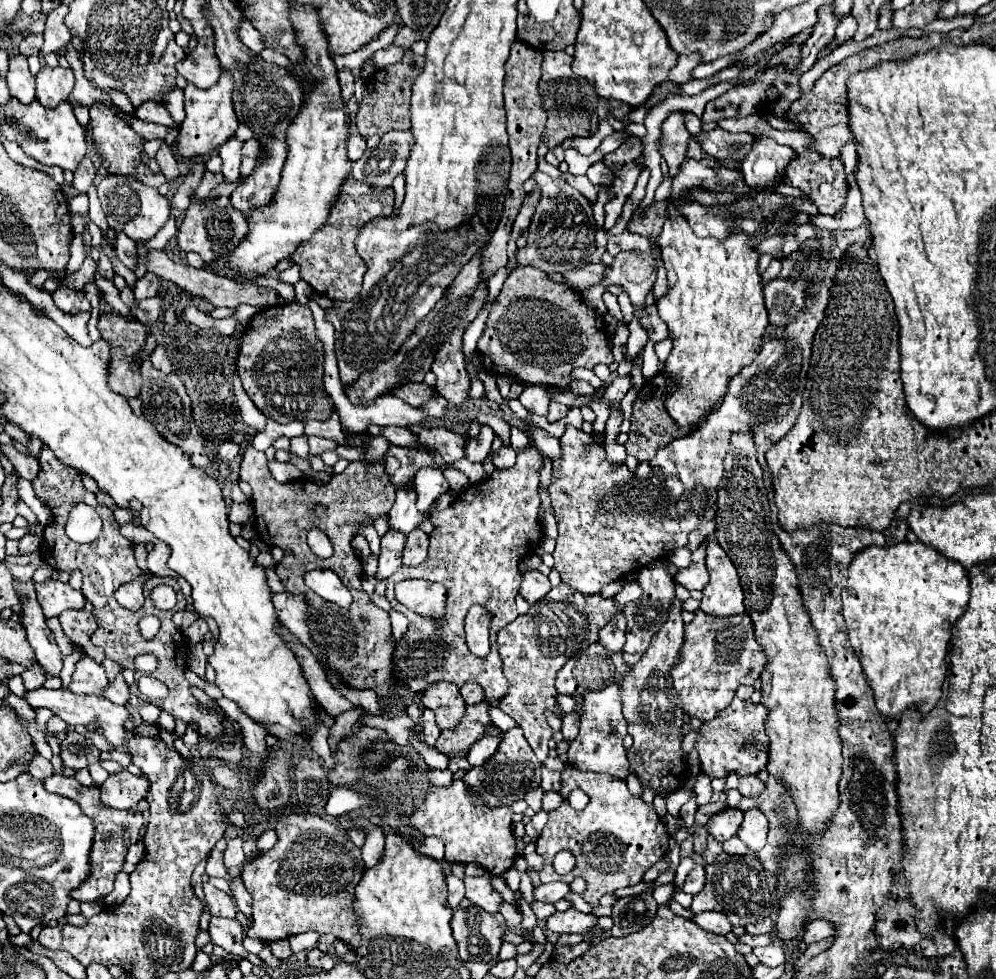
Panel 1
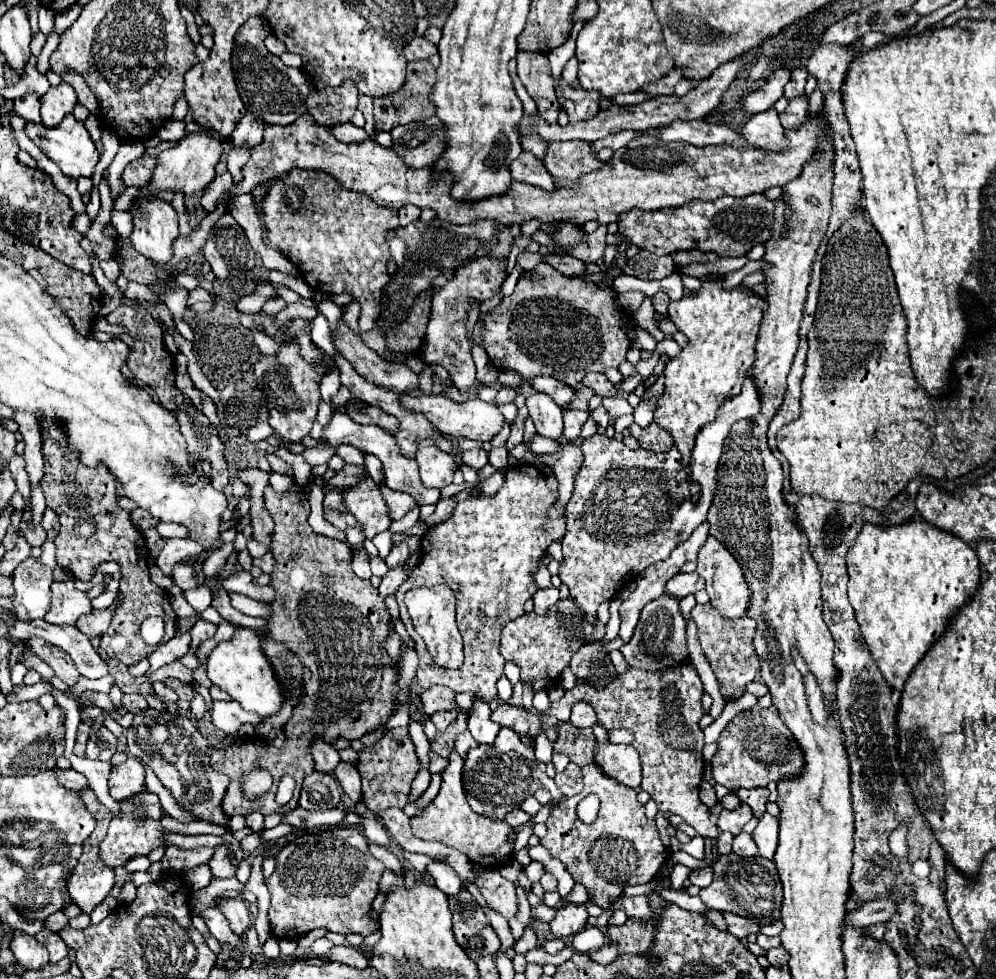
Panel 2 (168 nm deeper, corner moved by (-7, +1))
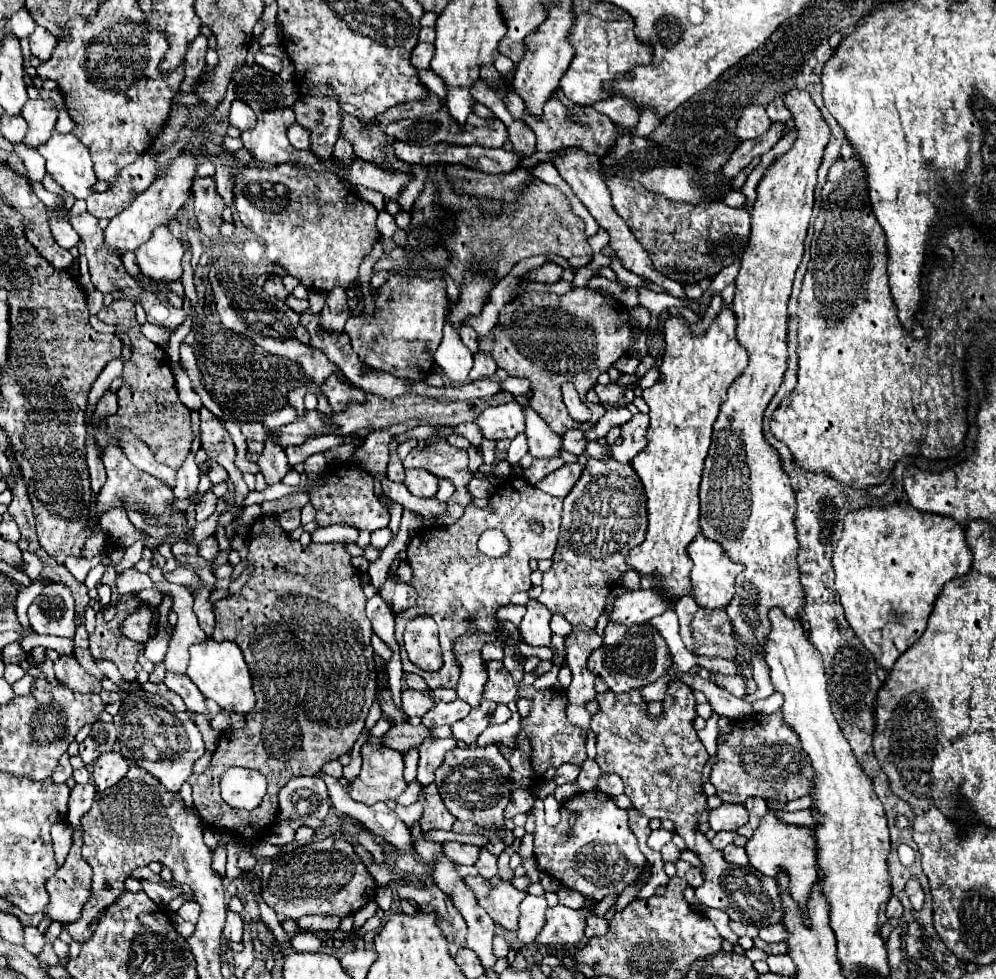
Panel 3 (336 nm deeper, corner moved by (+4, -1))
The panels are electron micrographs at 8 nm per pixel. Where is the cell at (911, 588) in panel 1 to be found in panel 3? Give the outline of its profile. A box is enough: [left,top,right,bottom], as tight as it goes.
[832,502,972,670]

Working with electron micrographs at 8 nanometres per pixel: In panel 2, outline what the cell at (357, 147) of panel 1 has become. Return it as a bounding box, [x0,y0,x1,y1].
[331,122,369,144]

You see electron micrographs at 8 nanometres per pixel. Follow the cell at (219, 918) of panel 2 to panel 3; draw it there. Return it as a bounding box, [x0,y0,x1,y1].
[176,902,200,924]

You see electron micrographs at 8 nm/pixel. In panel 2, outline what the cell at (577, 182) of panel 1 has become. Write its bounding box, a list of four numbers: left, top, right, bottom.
[543,140,603,180]

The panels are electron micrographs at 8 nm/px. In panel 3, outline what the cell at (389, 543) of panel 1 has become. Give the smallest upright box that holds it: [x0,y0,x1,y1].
[366,594,400,670]

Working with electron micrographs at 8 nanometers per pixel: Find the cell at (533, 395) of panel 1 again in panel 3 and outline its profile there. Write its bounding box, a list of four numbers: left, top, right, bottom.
[524,408,562,458]

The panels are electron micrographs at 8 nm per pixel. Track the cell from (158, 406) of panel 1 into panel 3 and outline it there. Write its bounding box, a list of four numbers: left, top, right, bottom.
[196,490,218,522]

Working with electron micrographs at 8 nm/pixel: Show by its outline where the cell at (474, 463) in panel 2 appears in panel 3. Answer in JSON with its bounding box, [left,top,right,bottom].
[404,438,472,524]

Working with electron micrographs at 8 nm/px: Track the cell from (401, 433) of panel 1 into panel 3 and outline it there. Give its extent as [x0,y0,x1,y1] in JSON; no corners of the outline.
[320,374,366,414]

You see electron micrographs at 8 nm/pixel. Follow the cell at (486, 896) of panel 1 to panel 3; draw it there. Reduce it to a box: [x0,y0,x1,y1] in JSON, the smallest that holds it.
[466,876,526,932]

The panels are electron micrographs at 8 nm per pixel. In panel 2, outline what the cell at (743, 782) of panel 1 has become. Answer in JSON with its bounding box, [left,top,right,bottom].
[735,786,769,818]

